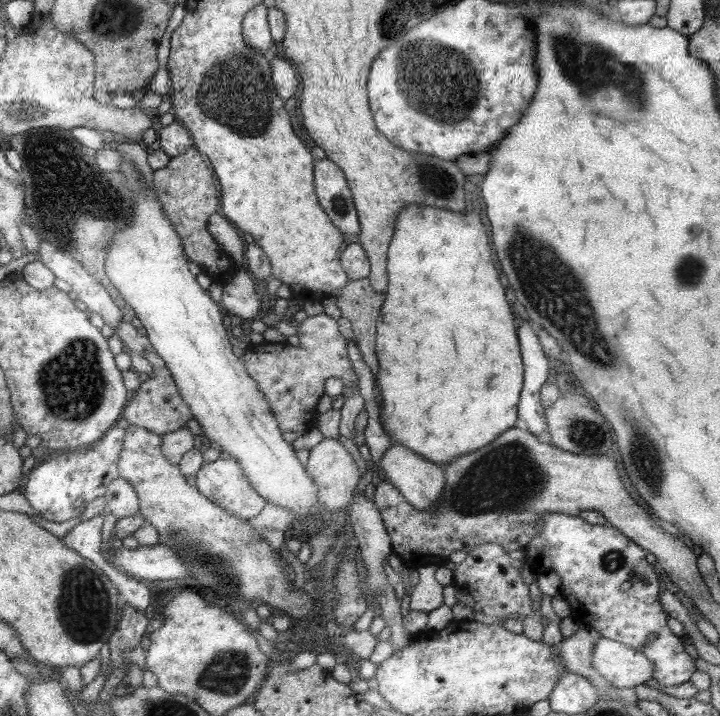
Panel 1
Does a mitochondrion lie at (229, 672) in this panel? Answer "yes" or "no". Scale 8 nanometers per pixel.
yes

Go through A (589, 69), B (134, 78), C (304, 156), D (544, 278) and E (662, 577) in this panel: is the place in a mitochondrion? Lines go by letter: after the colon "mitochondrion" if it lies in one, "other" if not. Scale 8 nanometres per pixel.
A: mitochondrion
B: other
C: other
D: mitochondrion
E: other

